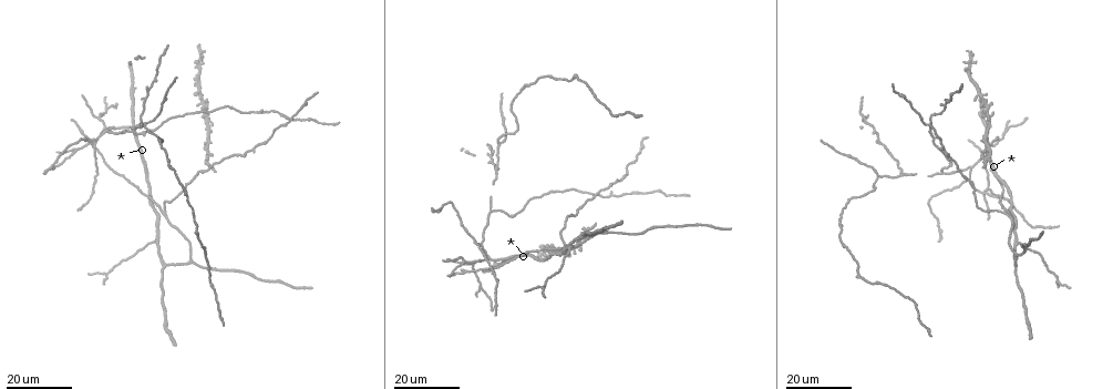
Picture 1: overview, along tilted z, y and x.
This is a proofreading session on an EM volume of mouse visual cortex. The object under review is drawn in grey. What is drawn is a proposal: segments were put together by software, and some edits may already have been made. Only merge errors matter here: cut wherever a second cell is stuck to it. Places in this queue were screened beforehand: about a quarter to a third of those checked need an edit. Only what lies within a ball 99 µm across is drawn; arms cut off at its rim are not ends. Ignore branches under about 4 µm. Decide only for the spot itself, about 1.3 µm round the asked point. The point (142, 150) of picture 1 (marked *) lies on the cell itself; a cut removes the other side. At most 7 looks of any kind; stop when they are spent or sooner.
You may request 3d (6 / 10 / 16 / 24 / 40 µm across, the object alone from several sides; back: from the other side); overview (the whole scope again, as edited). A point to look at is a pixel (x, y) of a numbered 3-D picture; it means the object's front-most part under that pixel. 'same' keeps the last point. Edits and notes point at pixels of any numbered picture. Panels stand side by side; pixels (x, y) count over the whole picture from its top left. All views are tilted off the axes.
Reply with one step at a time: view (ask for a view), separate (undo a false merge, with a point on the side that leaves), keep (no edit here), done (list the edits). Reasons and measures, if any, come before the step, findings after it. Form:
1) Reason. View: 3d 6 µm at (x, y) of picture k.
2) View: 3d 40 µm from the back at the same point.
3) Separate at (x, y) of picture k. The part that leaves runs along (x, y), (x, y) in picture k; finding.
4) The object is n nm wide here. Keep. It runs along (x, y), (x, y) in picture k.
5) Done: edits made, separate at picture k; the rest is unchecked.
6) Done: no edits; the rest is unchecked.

Three arms meet. View: 3d 24 µm at (489, 259) of picture 1.

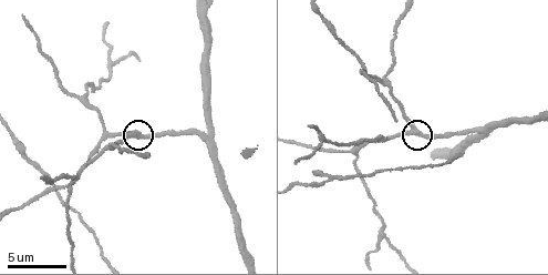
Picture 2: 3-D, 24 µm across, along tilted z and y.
View: 3d 10 µm at (135, 135) of picture 2.

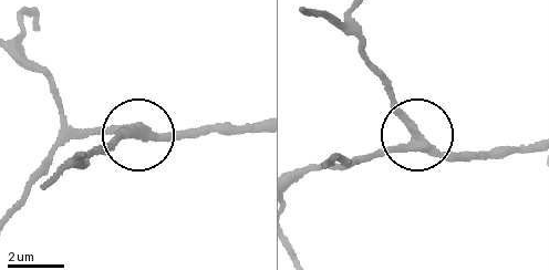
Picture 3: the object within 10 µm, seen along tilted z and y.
The object is 310 nm wide here. Keep. It runs along (257, 126), (75, 136) in picture 3; one cell here.

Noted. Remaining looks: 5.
Three arms meet. View: 3d 10 µm at (322, 140) of picture 2.

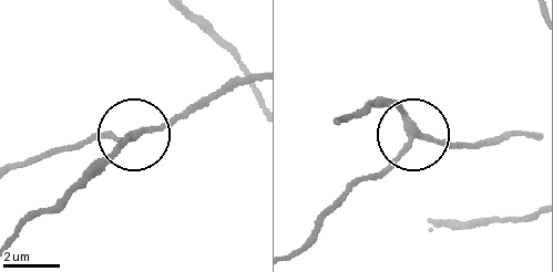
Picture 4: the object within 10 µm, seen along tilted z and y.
Other side. View: 3d 10 µm from the back at (132, 136) of picture 4.

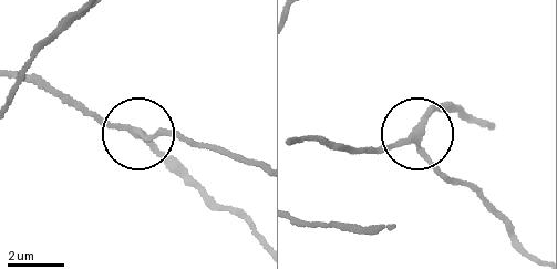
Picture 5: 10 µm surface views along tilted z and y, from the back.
The side arm is 8 µm long; 3 arms meet here. Keep. One cell here.

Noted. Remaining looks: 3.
A fork. View: 3d 16 µm at (1009, 218) of picture 1.

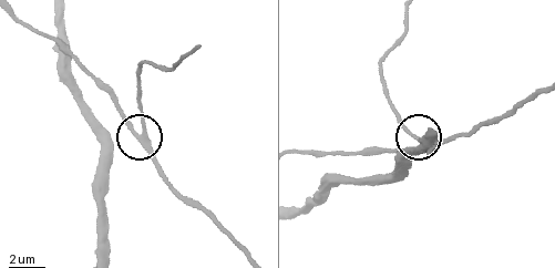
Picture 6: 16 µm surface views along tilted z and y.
View: 3d 6 µm at (142, 135) of picture 6.

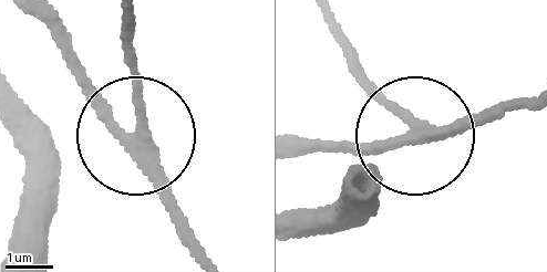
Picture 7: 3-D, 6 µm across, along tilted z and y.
View: 3d 6 µm from the back at (134, 135) of picture 7.

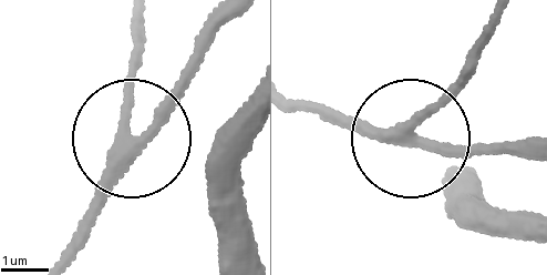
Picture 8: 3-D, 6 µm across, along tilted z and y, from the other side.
Keep. It runs along (60, 254), (121, 146), (208, 51) in picture 8; all the same cell.

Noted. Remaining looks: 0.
Done: no edits; the rest is unchecked.

